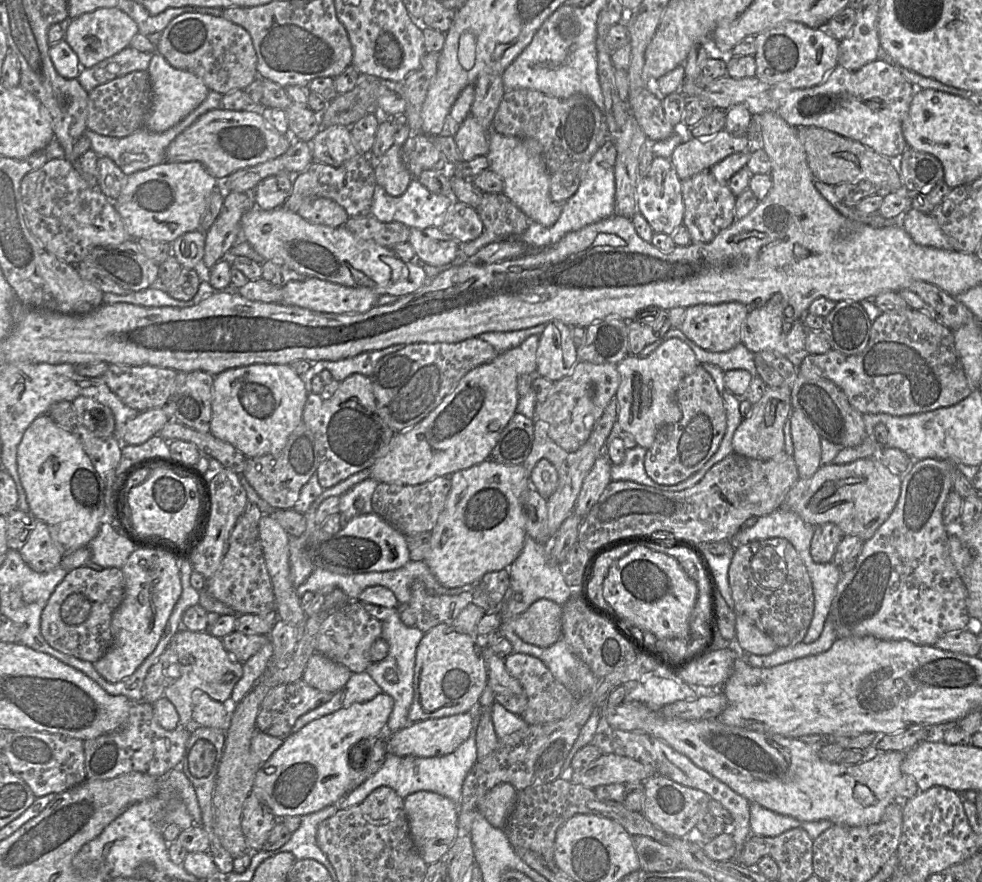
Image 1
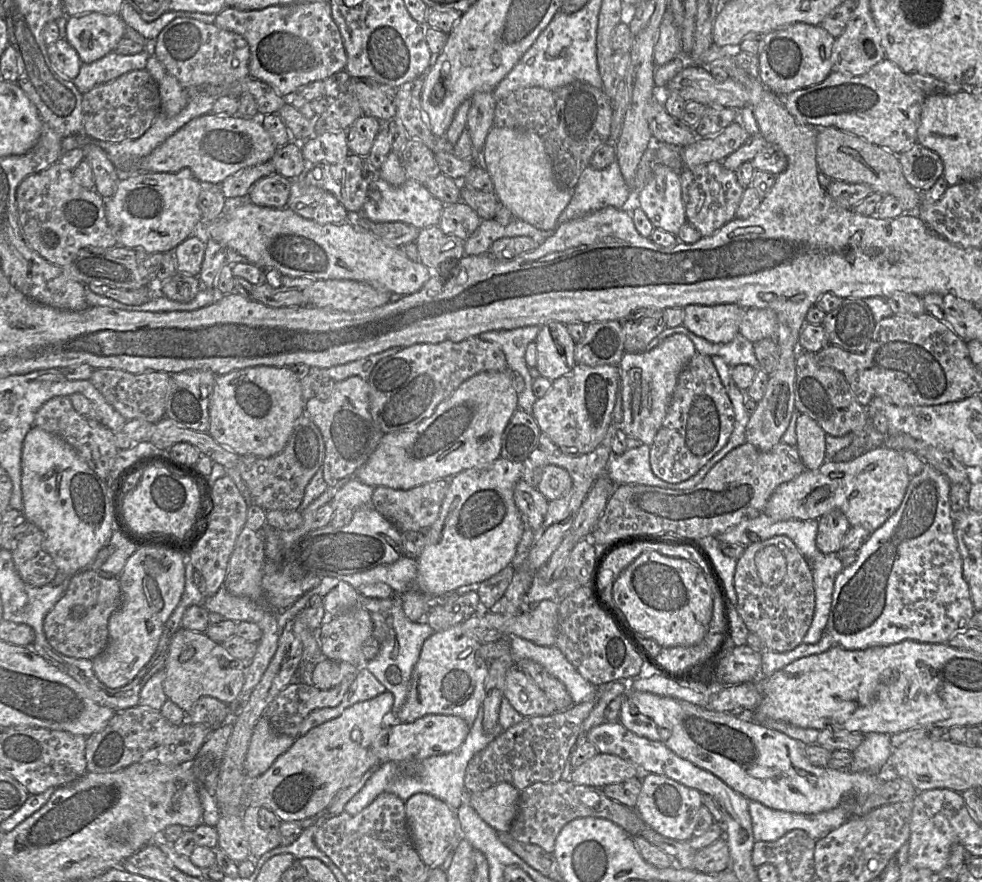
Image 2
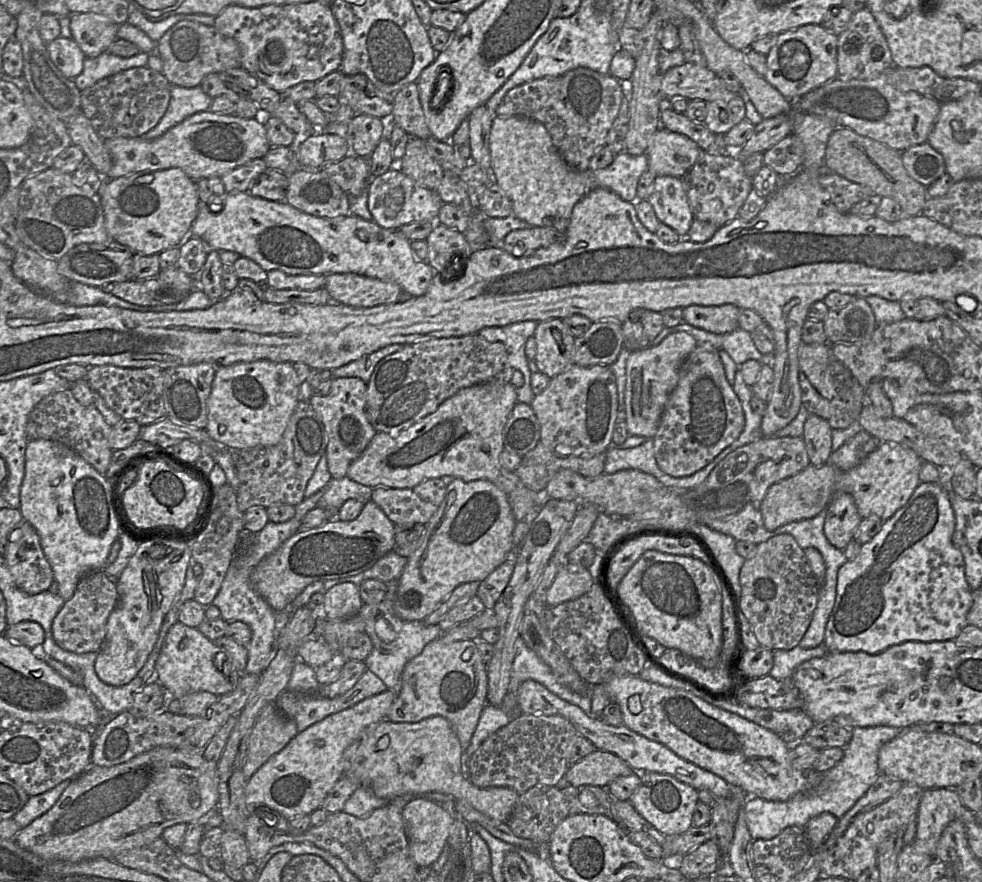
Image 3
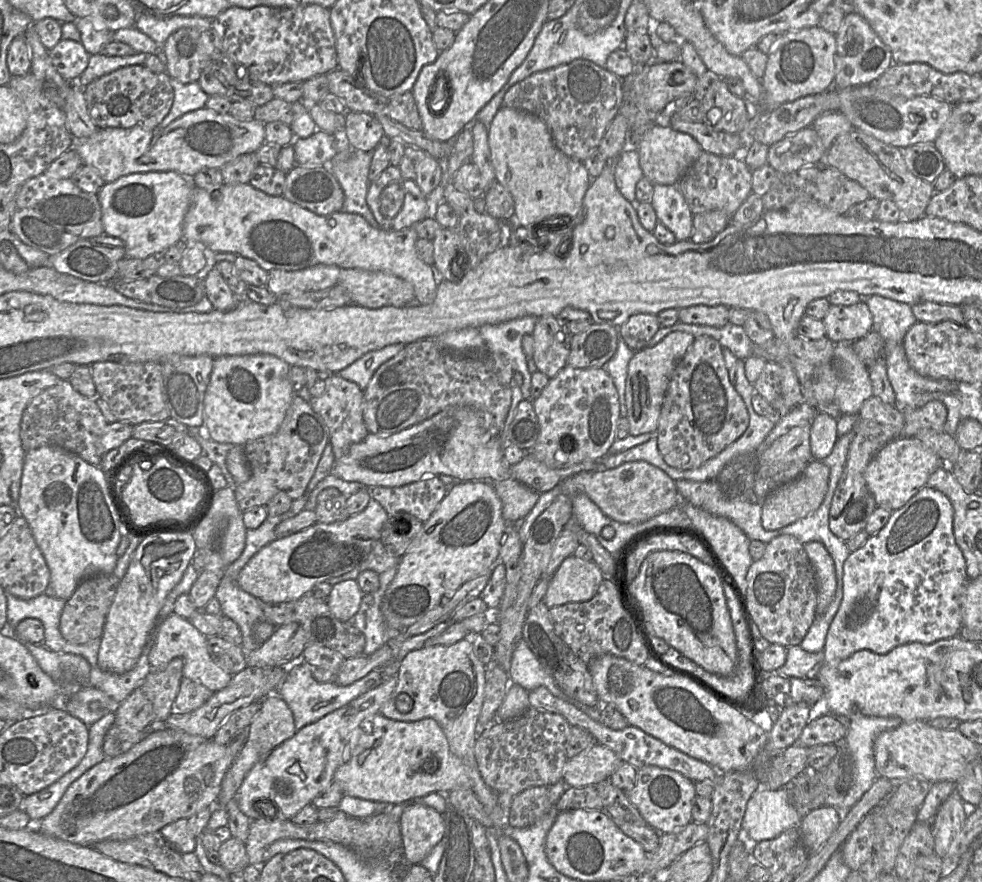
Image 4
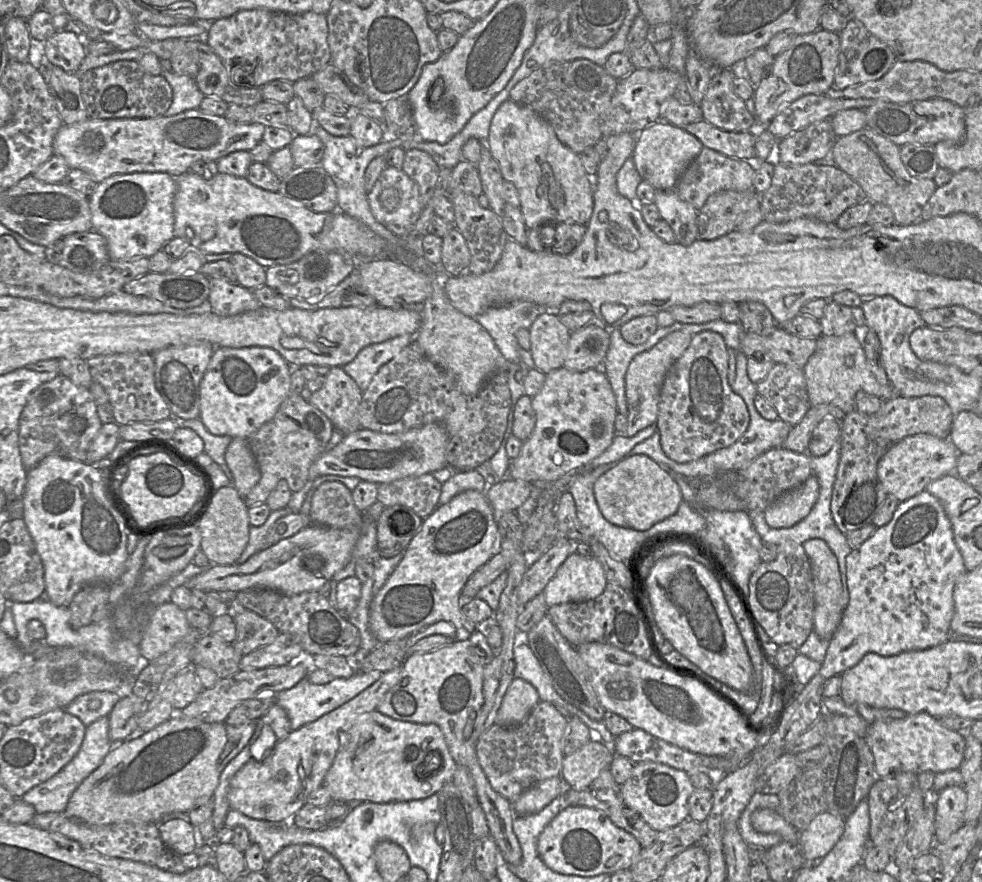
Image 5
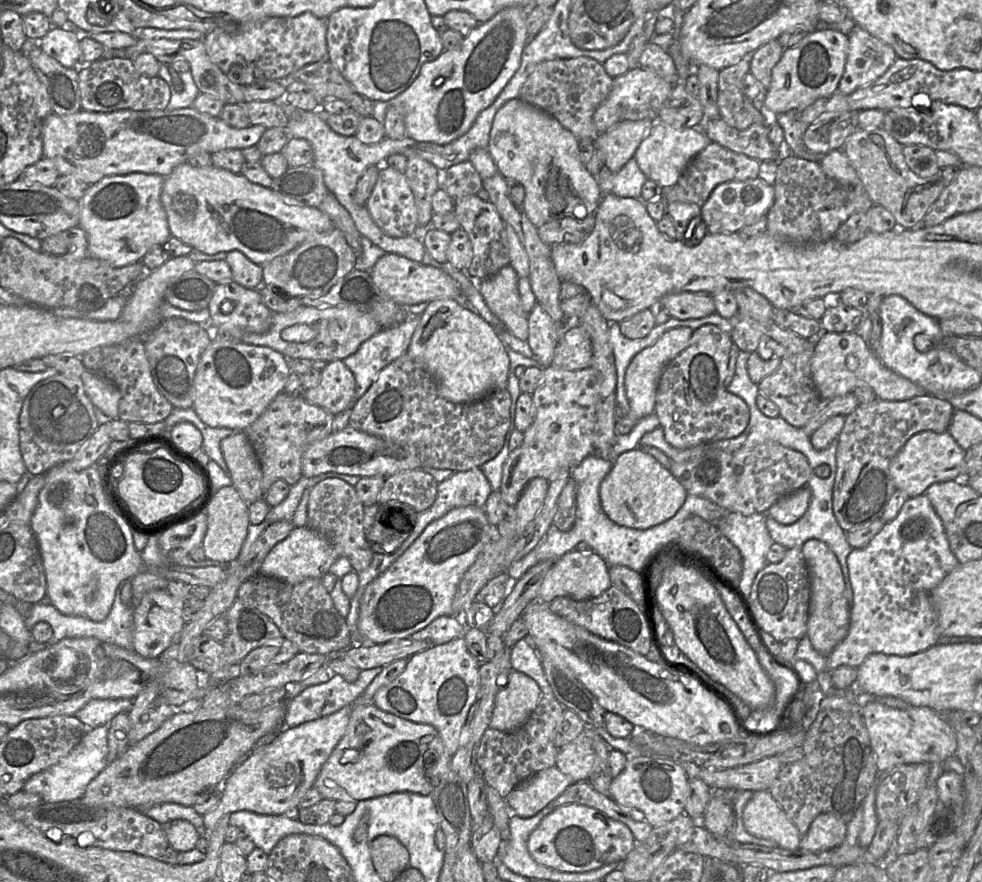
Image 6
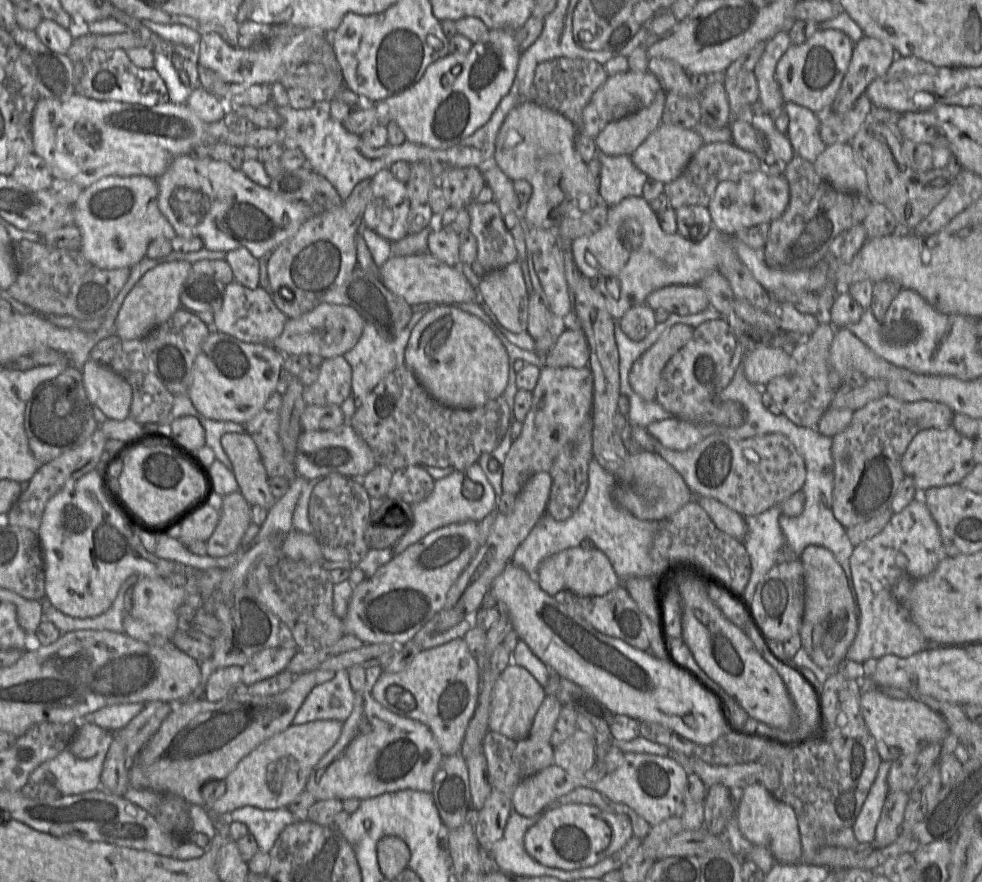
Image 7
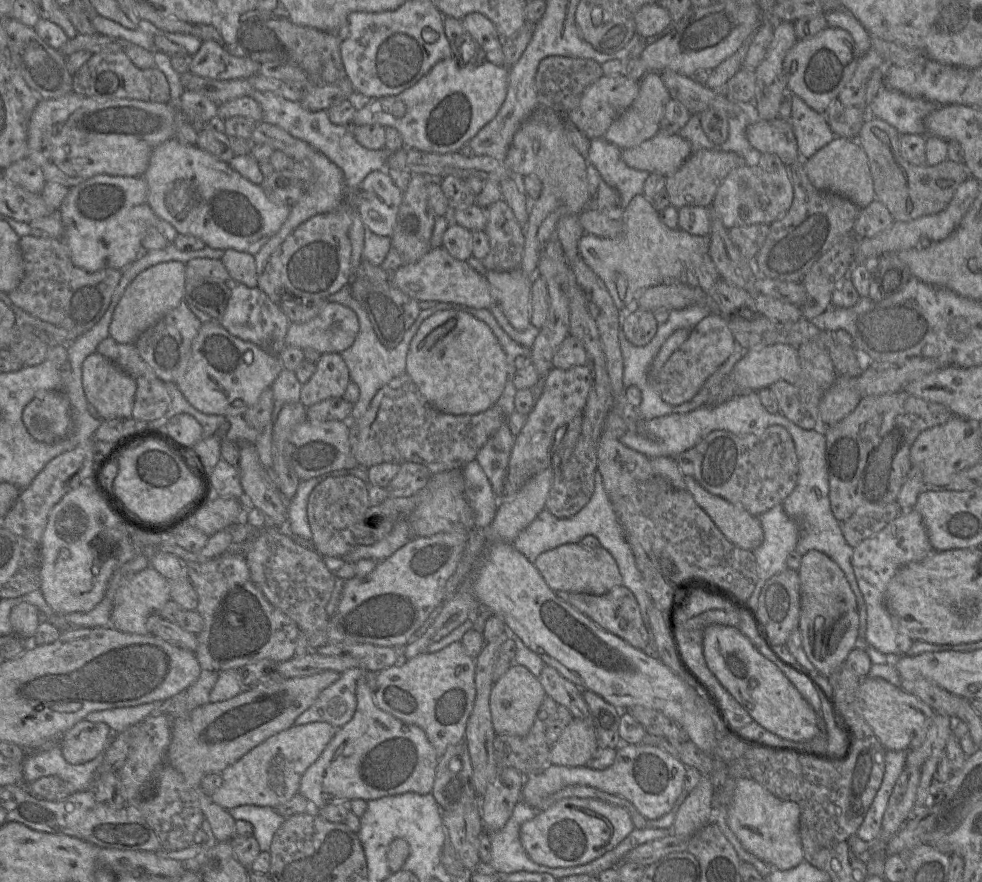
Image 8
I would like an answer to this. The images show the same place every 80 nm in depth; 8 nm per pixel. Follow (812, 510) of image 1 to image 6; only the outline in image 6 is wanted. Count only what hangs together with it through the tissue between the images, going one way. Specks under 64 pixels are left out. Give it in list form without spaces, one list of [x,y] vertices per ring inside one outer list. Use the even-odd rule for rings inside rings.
[[[923,431],[913,435],[892,459],[889,466],[890,476],[896,489],[905,492],[909,498],[923,495],[933,483],[962,478],[965,453],[966,450],[957,444],[948,431]],[[808,486],[802,487],[778,500],[766,515],[782,525],[794,524],[806,513],[810,500],[810,489]]]

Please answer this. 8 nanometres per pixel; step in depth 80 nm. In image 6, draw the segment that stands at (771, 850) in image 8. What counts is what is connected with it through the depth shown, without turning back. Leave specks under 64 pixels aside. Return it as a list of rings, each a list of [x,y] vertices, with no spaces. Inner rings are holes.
[[[769,790],[753,792],[747,802],[742,820],[751,835],[767,839],[785,850],[797,850],[801,836],[797,827],[788,818]]]

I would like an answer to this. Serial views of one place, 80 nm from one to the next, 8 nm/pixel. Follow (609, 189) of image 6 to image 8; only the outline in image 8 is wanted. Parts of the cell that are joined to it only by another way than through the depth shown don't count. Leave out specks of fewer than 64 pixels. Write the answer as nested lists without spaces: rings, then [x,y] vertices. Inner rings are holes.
[[[603,137],[590,140],[587,162],[599,171],[609,186],[618,190],[619,207],[625,209],[636,195],[643,194],[650,173],[627,166],[622,159],[622,150]]]

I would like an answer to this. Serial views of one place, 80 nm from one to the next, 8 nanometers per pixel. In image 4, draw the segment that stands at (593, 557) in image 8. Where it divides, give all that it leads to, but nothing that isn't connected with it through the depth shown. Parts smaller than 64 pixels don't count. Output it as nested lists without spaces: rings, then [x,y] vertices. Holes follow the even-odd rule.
[[[567,557],[550,578],[544,597],[548,608],[571,602],[585,602],[594,597],[604,580],[598,565],[592,561]]]

